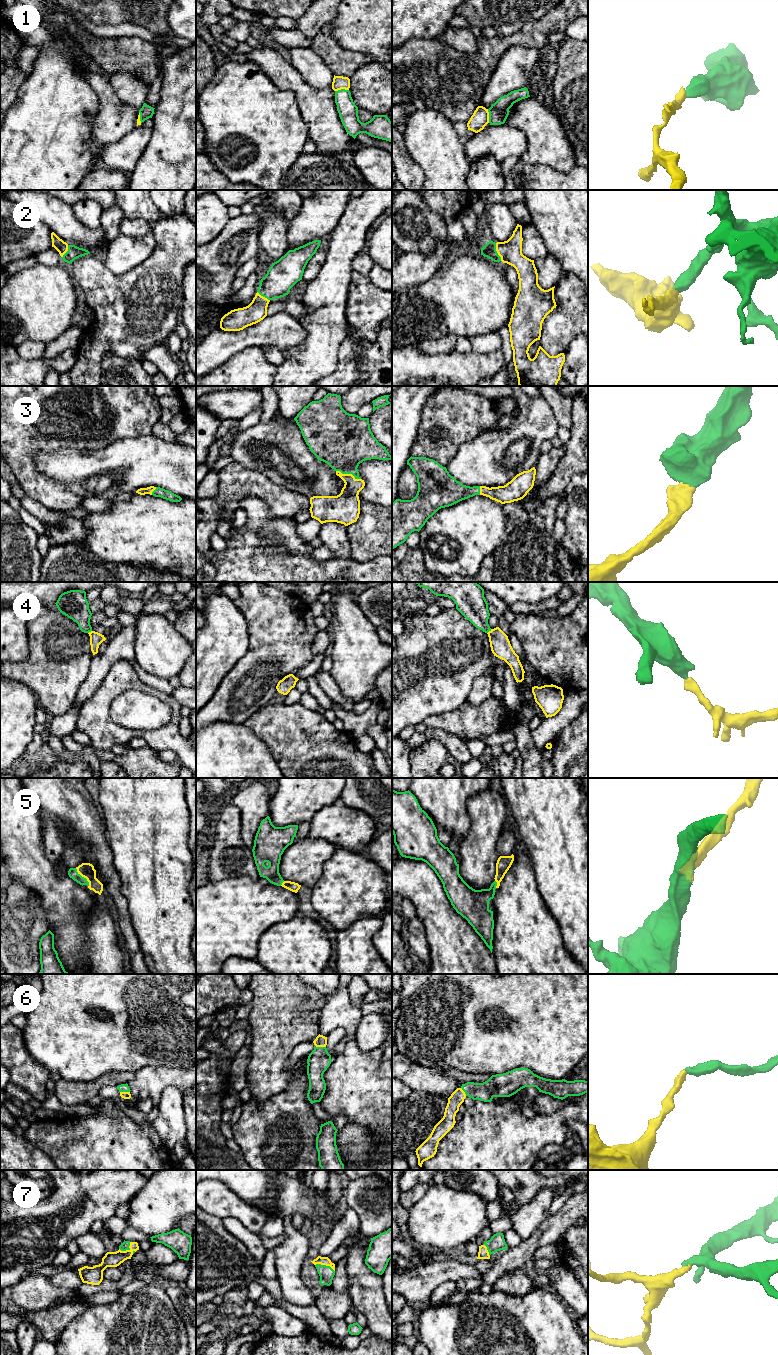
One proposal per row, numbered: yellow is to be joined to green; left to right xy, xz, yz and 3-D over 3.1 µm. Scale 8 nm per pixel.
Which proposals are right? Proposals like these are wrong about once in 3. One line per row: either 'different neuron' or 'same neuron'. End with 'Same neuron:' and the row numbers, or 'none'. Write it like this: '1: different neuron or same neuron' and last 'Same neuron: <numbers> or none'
1: different neuron
2: same neuron
3: same neuron
4: same neuron
5: same neuron
6: same neuron
7: same neuron
Same neuron: 2, 3, 4, 5, 6, 7

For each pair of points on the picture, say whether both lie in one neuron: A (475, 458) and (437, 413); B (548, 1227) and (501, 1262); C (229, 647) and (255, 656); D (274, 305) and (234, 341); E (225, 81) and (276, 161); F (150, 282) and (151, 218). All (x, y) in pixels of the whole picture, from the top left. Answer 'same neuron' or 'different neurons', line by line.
A: different neurons
B: same neuron
C: different neurons
D: different neurons
E: same neuron
F: different neurons

